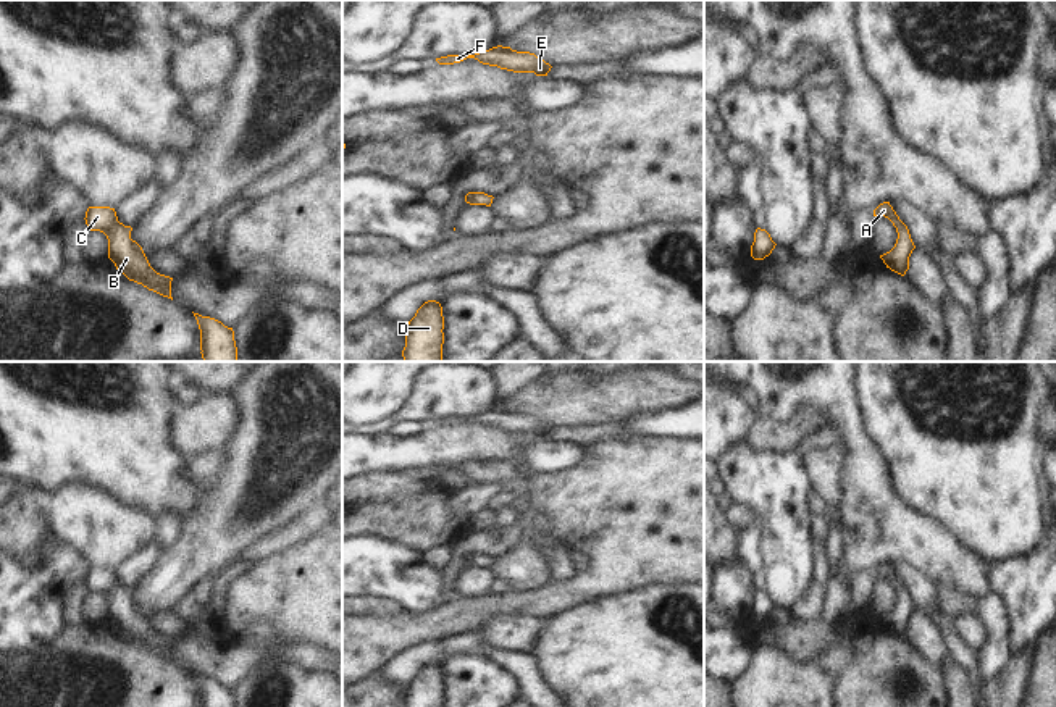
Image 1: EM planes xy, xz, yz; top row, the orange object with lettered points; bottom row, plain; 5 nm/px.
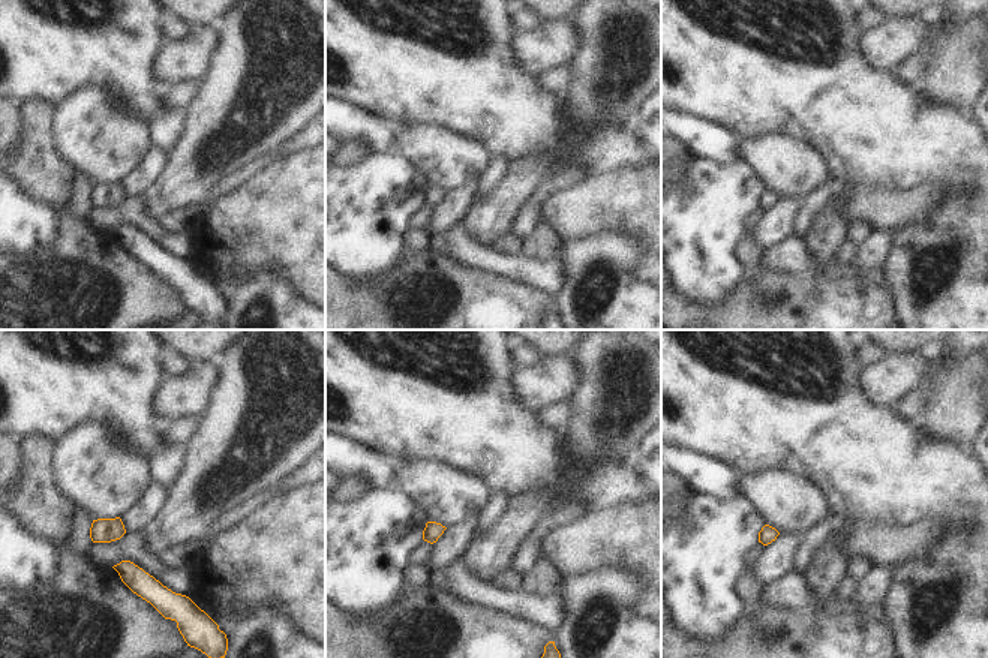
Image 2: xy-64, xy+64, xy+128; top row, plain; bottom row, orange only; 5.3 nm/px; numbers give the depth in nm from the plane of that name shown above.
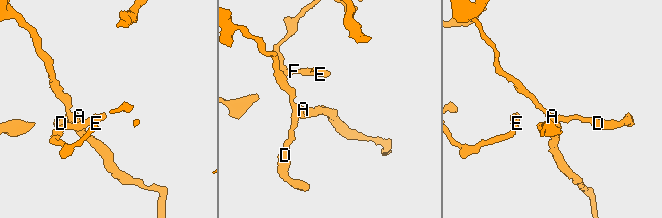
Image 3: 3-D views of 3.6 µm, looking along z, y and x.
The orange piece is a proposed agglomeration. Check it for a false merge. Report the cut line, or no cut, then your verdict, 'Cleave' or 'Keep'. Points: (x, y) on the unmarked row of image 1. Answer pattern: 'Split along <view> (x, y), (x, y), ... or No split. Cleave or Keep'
No split. Keep

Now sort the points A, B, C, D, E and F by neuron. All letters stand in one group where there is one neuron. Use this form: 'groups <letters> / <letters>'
groups A B C D E F

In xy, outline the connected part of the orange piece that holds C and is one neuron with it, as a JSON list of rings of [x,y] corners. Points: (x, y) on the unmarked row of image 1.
[[[89,568],[84,581],[89,592],[100,592],[107,597],[108,620],[119,634],[129,642],[173,662],[173,639],[160,636],[150,628],[142,609],[131,600],[132,589],[118,583],[115,570]]]

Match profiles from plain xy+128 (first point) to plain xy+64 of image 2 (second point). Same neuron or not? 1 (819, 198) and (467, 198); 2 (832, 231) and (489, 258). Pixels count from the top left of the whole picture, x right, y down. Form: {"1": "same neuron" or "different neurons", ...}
{"1": "different neurons", "2": "different neurons"}

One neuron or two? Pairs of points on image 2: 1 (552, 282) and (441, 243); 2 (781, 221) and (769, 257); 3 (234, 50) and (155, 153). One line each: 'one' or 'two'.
1: one
2: two
3: two

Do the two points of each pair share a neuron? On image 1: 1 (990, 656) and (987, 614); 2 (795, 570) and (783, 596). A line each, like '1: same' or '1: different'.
1: same
2: same

